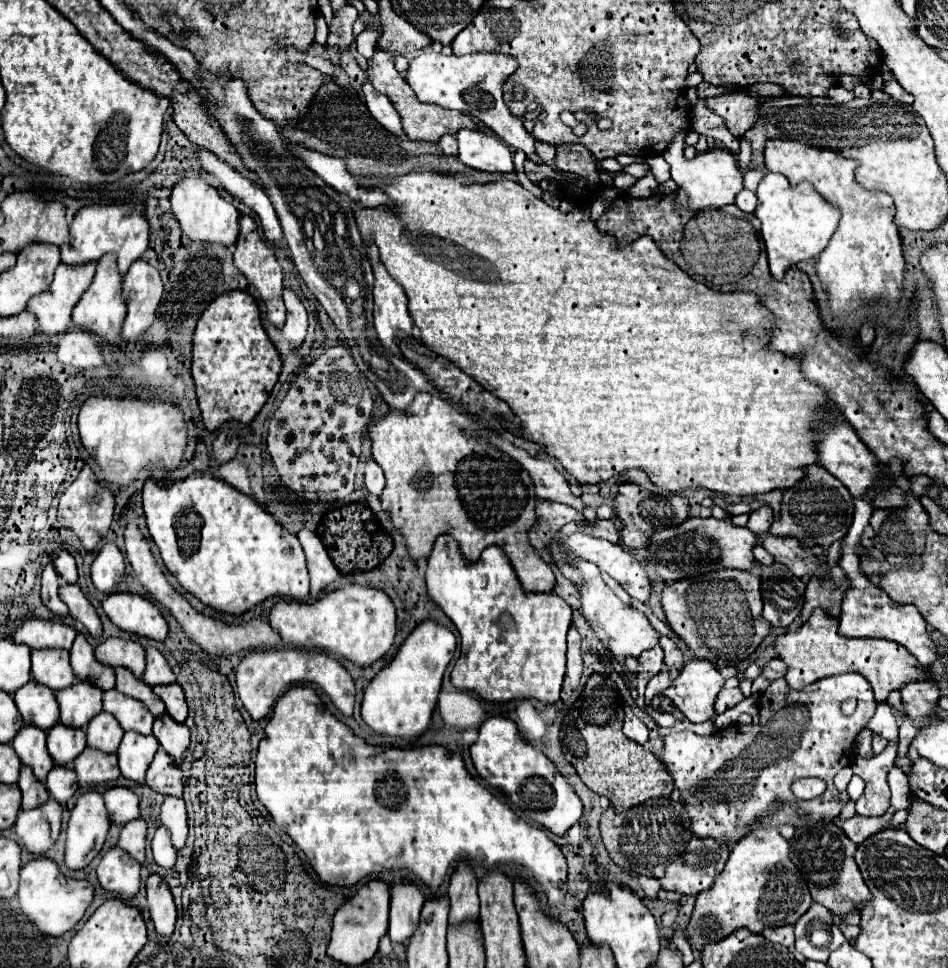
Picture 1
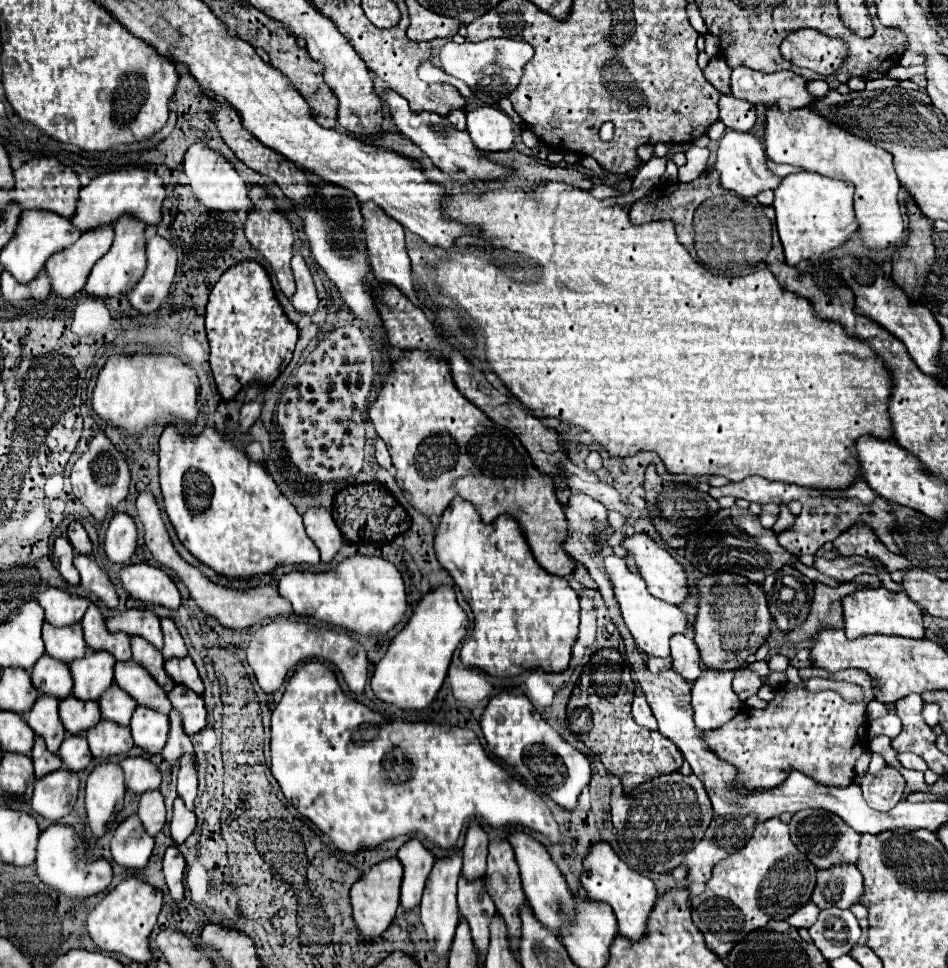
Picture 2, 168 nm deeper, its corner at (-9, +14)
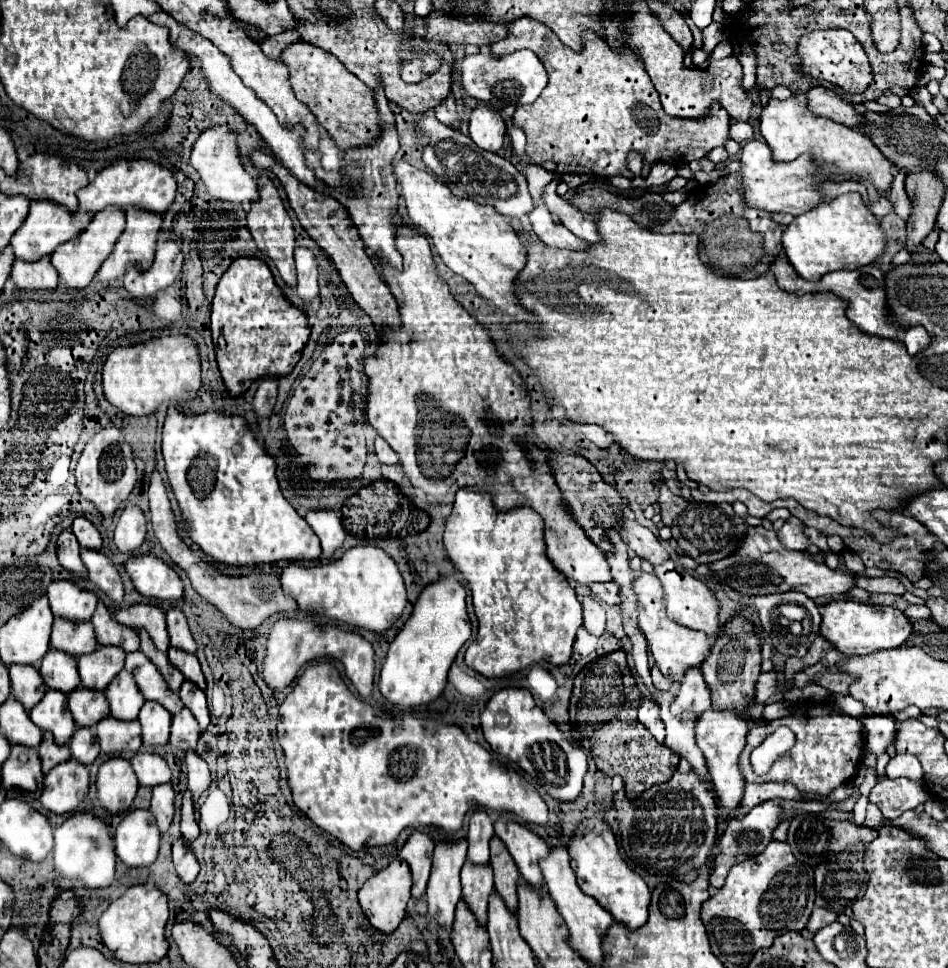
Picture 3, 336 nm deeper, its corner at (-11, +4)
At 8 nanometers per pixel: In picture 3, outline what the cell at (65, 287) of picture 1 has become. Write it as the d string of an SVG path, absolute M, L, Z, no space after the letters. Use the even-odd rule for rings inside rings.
M105 210L103 214L95 214L95 218L87 226L87 230L79 238L75 238L75 242L65 242L63 246L59 246L59 250L55 250L55 254L51 254L51 264L57 270L59 278L65 282L65 286L71 290L81 290L81 288L89 286L89 282L93 280L99 266L113 252L117 238L121 236L123 230L125 230L125 212L123 210Z

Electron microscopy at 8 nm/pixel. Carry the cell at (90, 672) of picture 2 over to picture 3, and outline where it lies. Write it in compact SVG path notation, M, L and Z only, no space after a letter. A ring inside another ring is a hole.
M97 646L95 654L87 654L87 658L77 658L81 686L87 690L103 692L109 682L123 670L123 658L123 650L115 646Z

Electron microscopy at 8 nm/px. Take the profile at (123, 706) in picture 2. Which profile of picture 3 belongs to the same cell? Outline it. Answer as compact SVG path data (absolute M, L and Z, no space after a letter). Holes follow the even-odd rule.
M121 670L119 678L115 678L111 686L107 686L105 696L111 706L111 716L123 722L137 720L137 714L145 704L145 698L143 694L139 694L135 680L131 678L131 674L125 674L125 670Z

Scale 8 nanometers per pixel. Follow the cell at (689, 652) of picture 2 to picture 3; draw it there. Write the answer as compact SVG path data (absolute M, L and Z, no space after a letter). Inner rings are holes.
M687 668L687 672L683 676L685 678L681 678L681 682L679 682L681 688L679 688L675 702L671 704L671 710L675 710L675 714L693 712L695 716L699 716L703 710L707 710L711 706L709 688L707 688L699 668Z

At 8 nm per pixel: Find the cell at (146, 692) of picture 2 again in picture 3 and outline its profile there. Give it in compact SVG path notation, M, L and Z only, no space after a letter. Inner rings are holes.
M141 652L127 654L125 670L133 674L137 688L141 690L145 700L159 702L169 714L177 714L183 708L183 704L179 702L179 696L167 690L167 682L163 682L163 676L155 668L155 664L149 658L145 658Z

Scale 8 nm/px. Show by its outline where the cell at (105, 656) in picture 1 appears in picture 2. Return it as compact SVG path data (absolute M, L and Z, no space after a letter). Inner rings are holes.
M131 608L127 612L107 618L109 632L127 632L129 636L141 636L155 648L163 648L163 634L159 626L159 616L151 610Z

